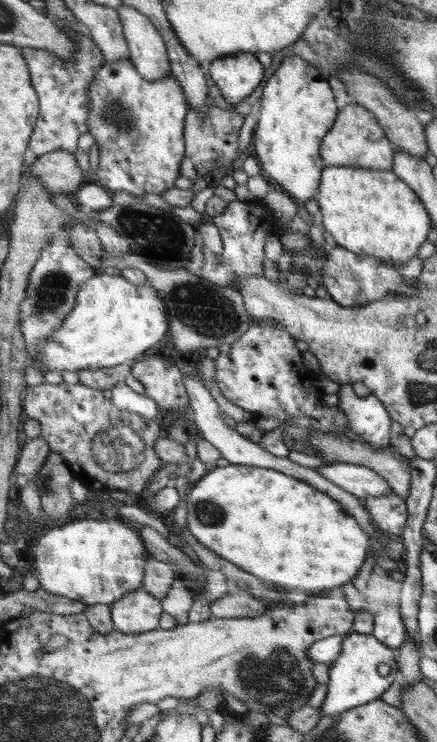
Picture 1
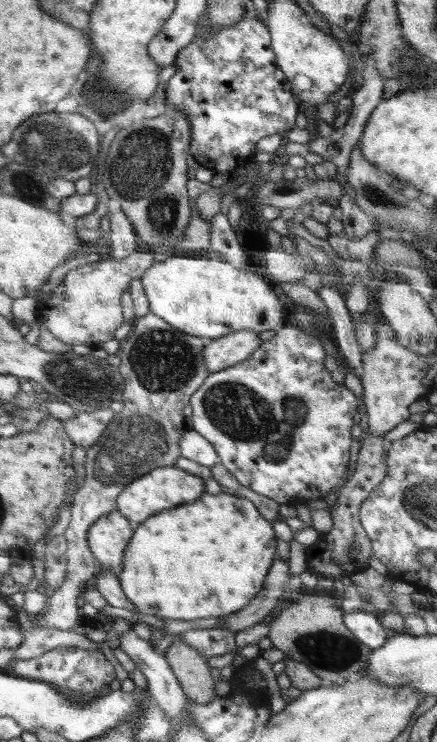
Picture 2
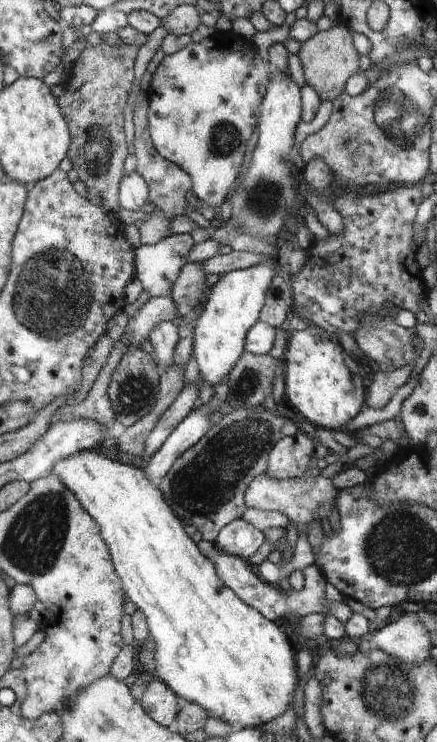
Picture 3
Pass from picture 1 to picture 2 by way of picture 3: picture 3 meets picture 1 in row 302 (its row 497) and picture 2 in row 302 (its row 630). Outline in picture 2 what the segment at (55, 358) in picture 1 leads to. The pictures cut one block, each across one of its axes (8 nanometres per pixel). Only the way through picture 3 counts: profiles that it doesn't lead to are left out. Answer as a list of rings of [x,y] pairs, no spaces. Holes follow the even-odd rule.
[[[211,250],[201,253],[169,255],[164,262],[153,262],[150,269],[140,278],[149,302],[149,312],[162,317],[167,323],[186,334],[205,340],[219,339],[240,330],[266,332],[282,328],[282,304],[272,288],[251,271],[234,267]]]

